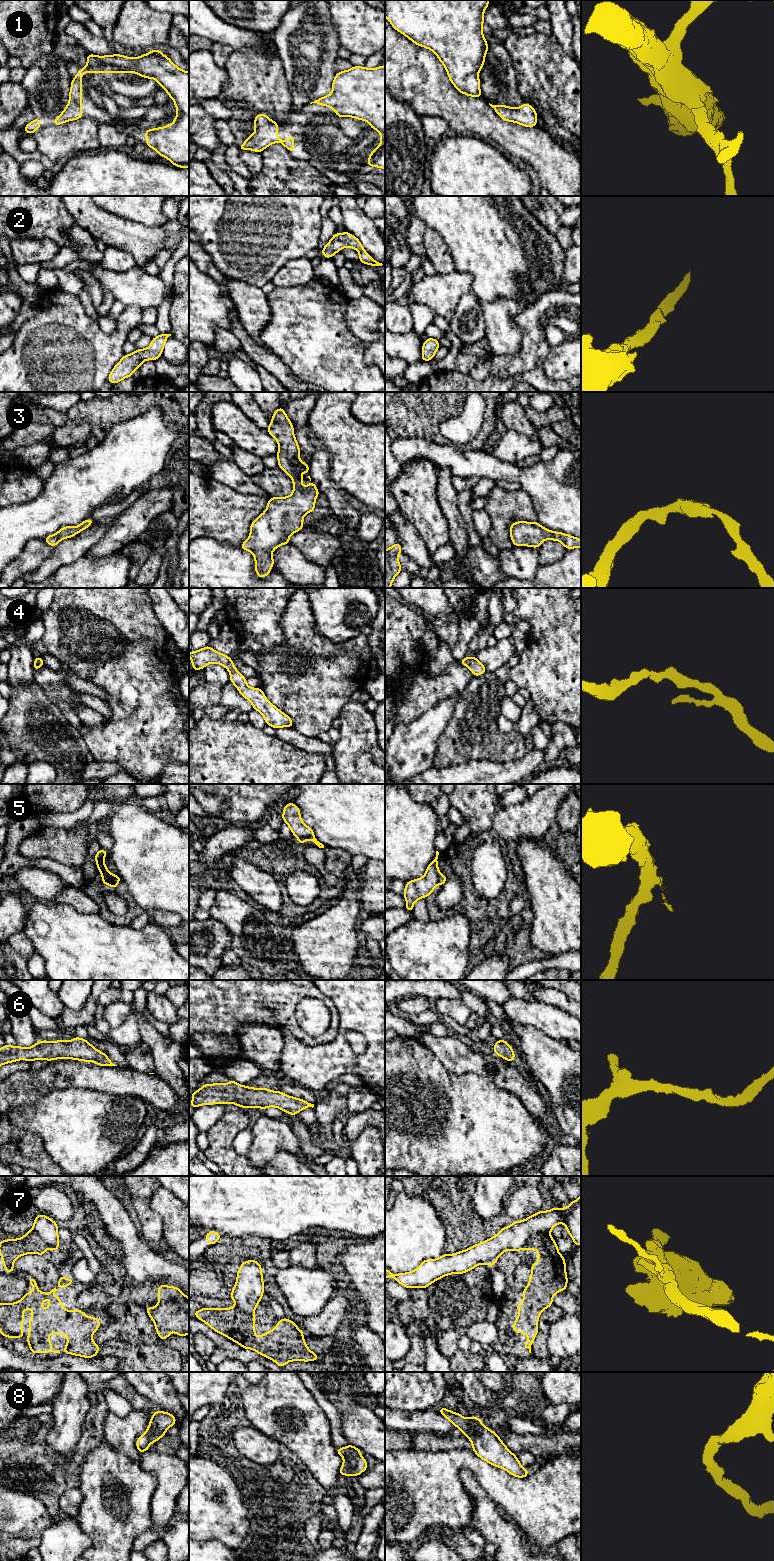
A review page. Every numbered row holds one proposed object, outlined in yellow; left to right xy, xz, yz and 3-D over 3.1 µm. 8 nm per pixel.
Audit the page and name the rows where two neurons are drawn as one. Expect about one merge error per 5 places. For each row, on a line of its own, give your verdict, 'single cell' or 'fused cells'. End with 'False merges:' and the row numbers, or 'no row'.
1: single cell
2: single cell
3: single cell
4: single cell
5: fused cells
6: single cell
7: fused cells
8: single cell
False merges: 5, 7

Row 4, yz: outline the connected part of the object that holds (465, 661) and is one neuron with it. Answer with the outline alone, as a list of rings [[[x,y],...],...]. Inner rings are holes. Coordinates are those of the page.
[[[468,656],[459,661],[459,663],[467,666],[474,676],[482,675],[485,671],[487,671],[486,667],[482,665],[475,656]]]

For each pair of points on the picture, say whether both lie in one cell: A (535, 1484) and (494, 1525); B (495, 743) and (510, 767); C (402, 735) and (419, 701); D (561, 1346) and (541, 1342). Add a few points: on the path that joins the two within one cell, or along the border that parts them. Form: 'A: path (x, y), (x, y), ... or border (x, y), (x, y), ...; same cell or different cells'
A: border (489, 1497), (521, 1531); different cells
B: border (529, 752), (516, 760), (484, 760); different cells
C: border (428, 711), (408, 723), (398, 723), (396, 725); different cells
D: border (556, 1321), (550, 1326), (547, 1337), (550, 1359); different cells

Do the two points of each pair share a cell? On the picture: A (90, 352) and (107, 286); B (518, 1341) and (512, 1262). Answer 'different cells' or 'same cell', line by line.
A: different cells
B: same cell

